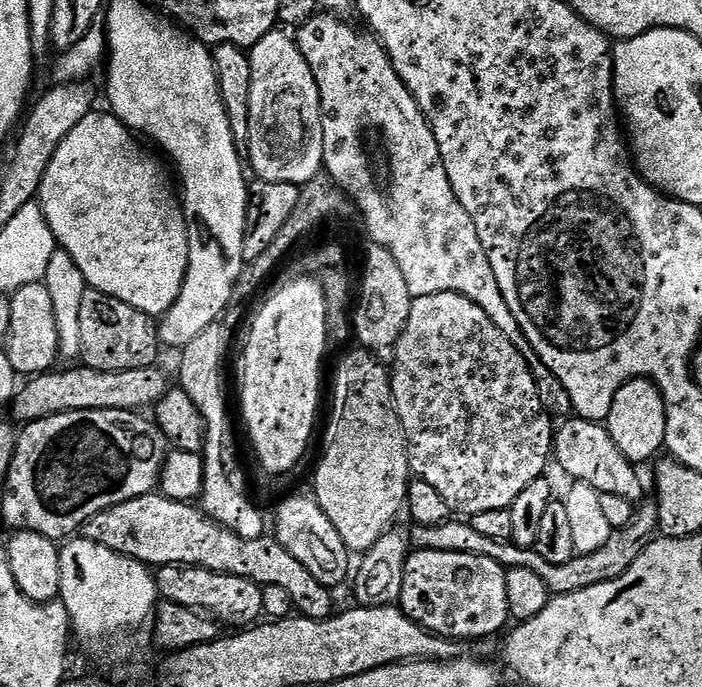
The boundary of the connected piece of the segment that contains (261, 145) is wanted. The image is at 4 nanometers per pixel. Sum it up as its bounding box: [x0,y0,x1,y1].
[248,30,324,185]

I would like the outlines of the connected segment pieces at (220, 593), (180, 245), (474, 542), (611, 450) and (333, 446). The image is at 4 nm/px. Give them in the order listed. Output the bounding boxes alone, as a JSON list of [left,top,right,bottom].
[[155,565,264,630],[38,111,190,318],[410,503,658,596],[554,418,645,502],[314,350,410,553]]

